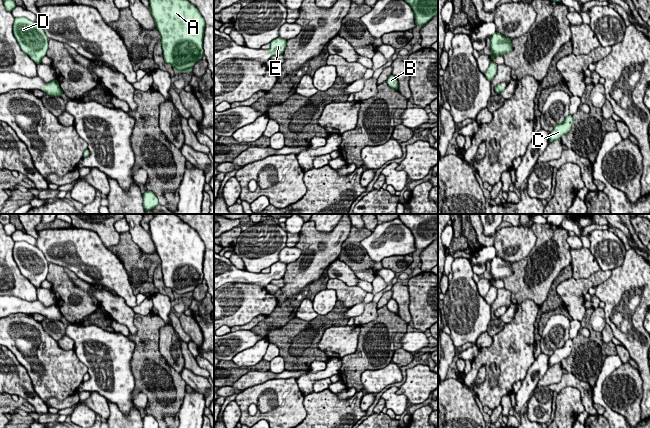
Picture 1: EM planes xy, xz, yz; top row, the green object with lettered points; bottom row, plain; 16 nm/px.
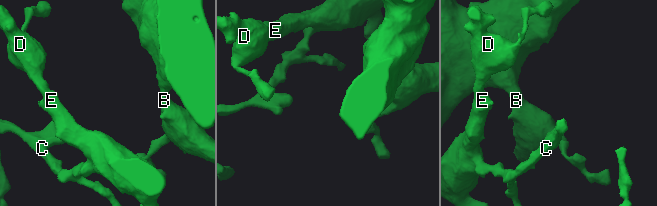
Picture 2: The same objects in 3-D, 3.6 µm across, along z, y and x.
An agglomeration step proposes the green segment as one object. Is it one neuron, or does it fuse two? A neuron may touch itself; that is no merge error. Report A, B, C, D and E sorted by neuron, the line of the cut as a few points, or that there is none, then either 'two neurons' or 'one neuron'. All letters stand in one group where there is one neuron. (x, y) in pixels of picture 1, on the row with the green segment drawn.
groups A B C D E; cut none; one neuron

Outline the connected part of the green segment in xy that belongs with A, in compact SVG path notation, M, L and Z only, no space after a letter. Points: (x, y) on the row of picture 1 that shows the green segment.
M149 0L150 12L161 36L163 57L177 73L190 72L203 58L205 20L188 0Z

